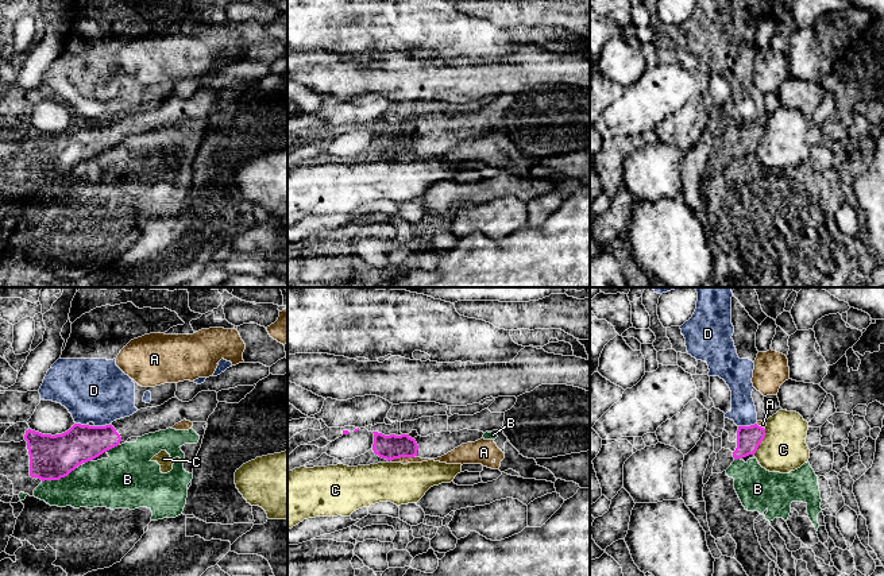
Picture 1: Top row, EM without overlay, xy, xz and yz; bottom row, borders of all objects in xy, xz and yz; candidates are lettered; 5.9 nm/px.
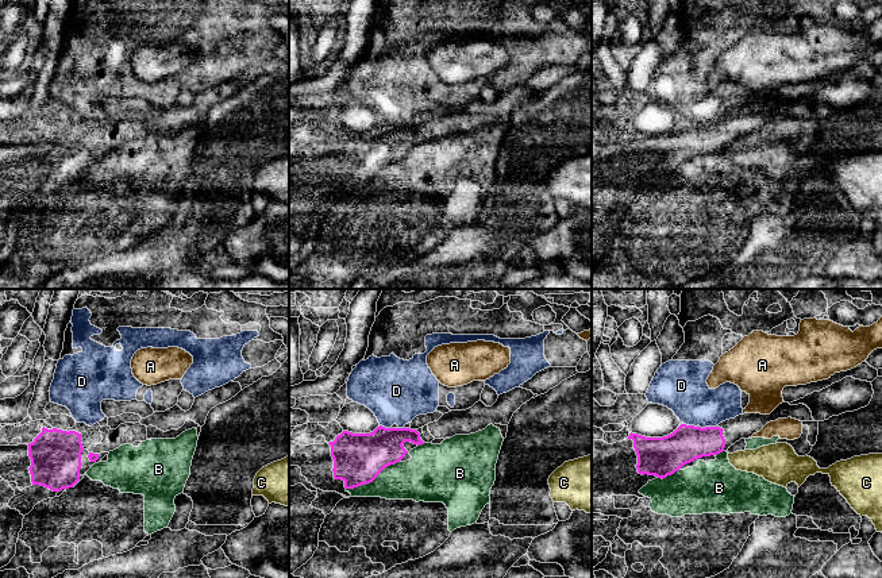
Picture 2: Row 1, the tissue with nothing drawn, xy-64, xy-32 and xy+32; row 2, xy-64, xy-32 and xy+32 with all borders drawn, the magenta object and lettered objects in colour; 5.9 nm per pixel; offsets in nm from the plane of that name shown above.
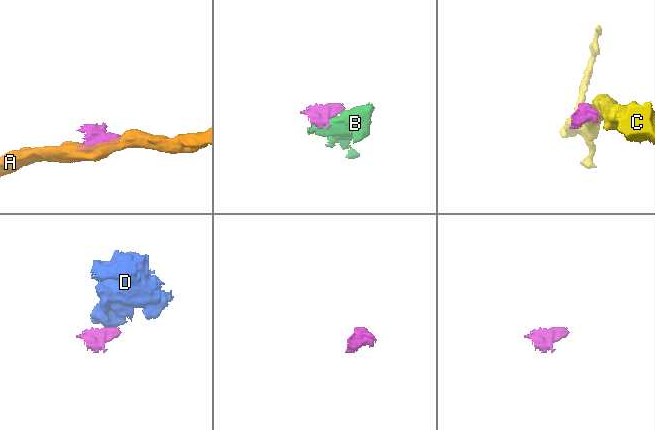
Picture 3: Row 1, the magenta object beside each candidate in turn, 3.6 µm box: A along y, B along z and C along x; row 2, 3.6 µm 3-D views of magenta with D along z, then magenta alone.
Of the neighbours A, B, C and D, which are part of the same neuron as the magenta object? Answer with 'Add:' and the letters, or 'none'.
Add: none

